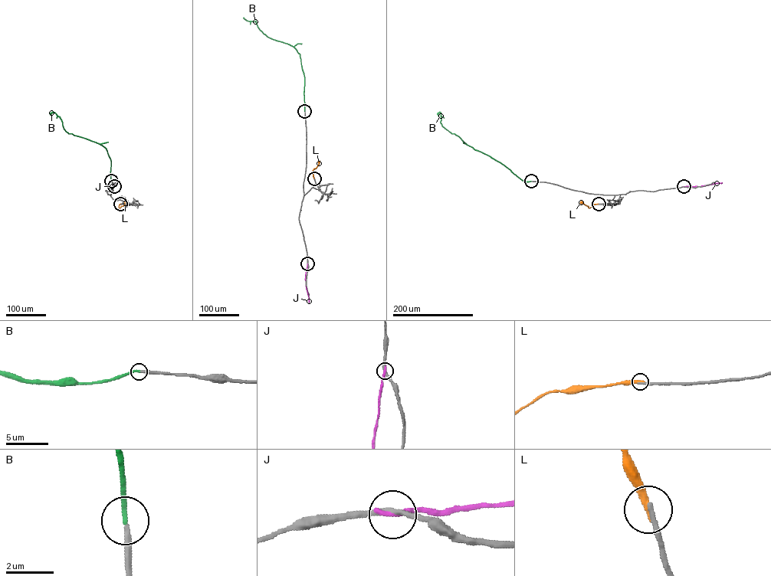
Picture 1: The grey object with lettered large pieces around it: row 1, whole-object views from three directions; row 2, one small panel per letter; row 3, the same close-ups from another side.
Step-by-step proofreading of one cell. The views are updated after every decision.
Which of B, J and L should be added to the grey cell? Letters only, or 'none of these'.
B

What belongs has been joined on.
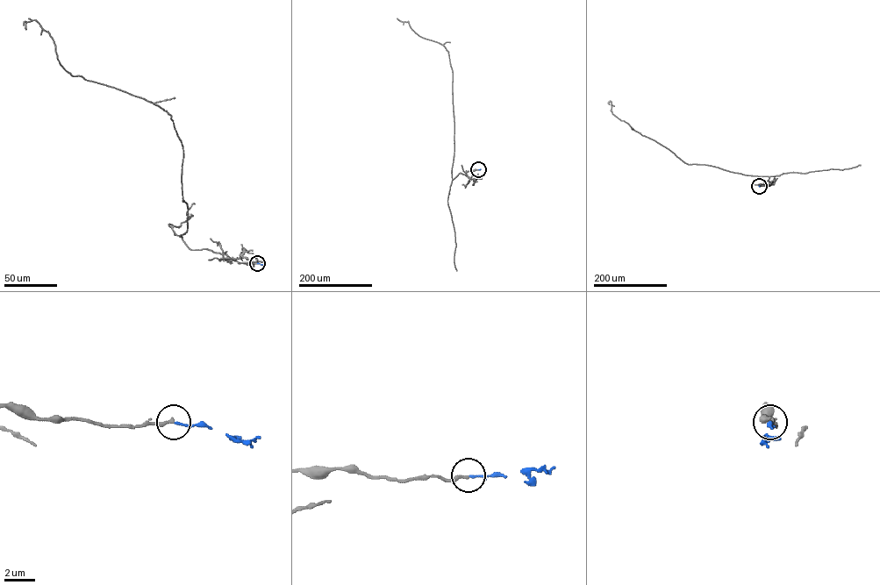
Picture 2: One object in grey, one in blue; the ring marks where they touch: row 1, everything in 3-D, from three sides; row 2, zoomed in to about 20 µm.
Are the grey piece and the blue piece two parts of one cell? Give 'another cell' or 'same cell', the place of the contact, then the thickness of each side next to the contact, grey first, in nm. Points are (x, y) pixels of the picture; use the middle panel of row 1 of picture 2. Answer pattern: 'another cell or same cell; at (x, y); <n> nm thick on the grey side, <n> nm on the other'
same cell; at (478, 169); 220 nm thick on the grey side, 130 nm on the other

